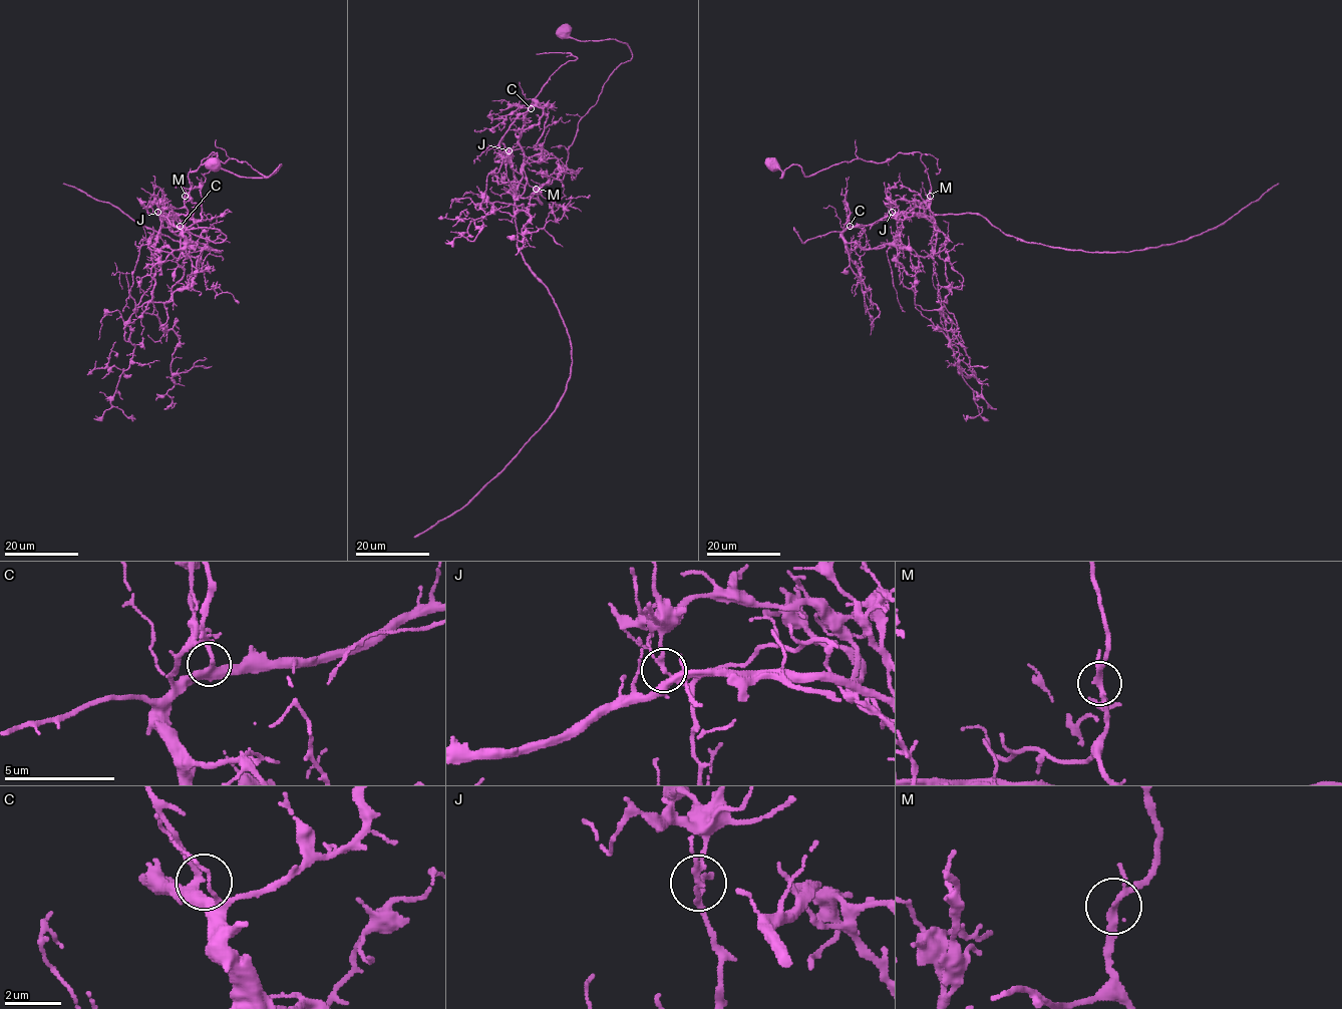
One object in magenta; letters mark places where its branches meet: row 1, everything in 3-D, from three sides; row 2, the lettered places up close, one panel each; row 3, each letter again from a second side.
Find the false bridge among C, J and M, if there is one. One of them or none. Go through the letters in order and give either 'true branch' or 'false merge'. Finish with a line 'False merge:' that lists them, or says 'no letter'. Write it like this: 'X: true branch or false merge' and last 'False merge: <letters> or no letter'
C: true branch
J: false merge
M: true branch
False merge: J

